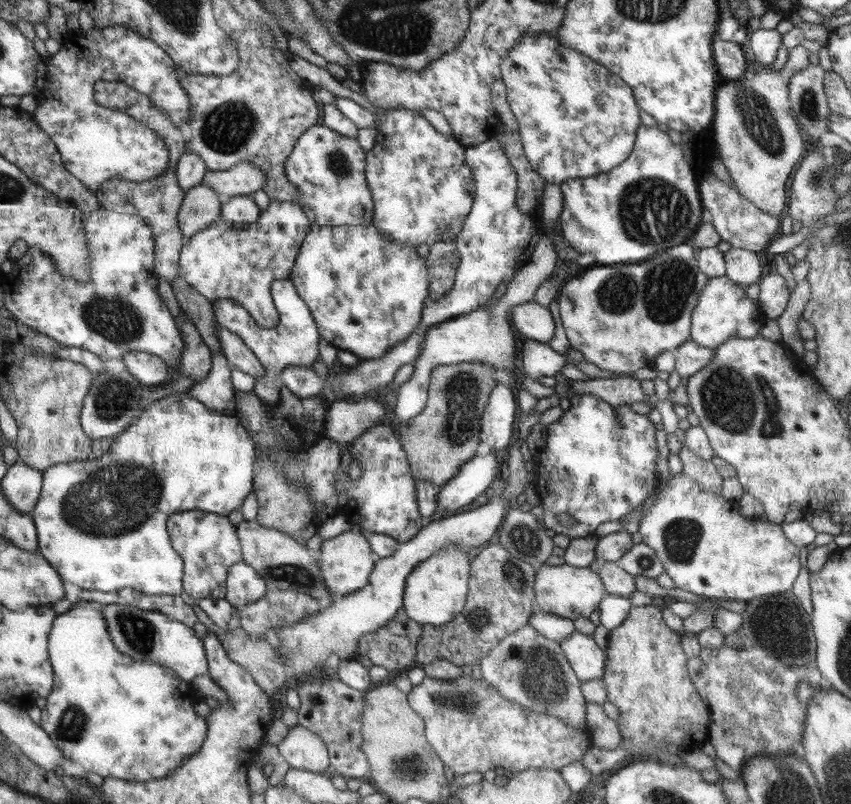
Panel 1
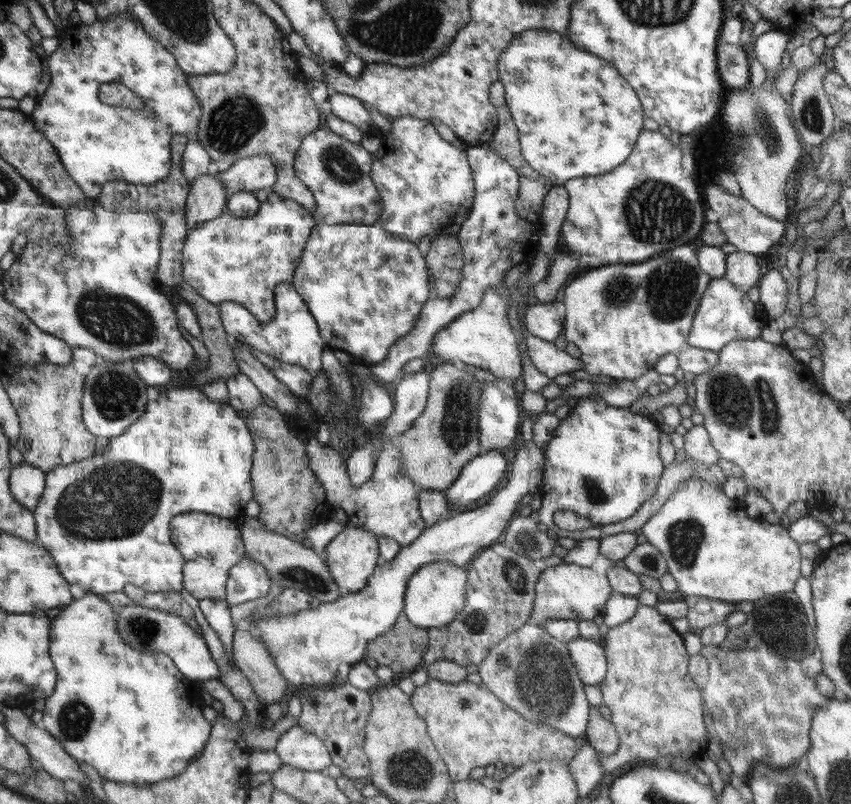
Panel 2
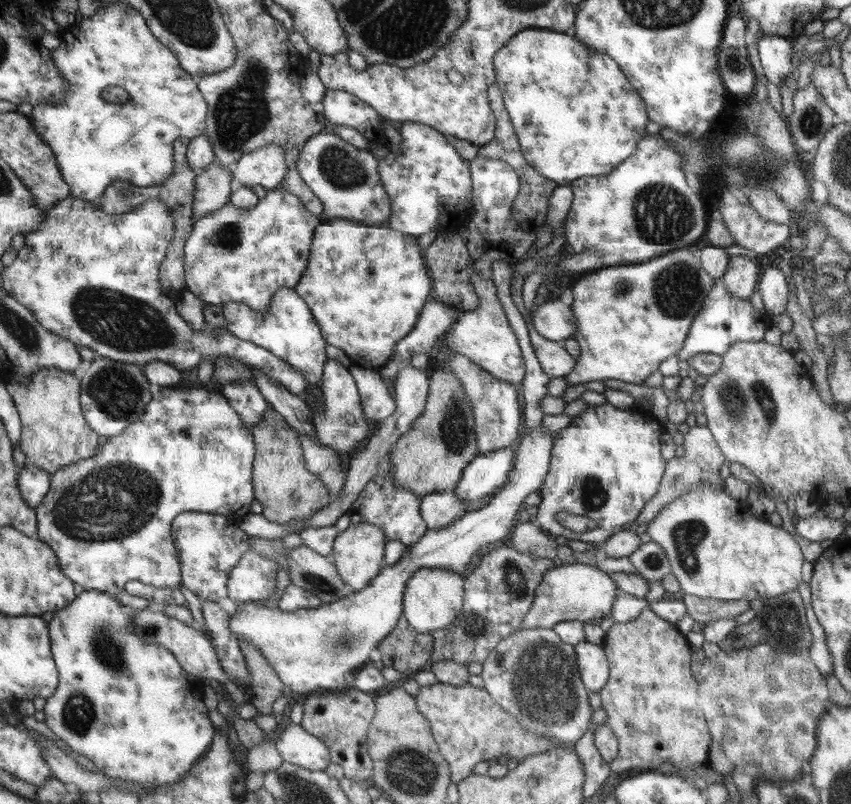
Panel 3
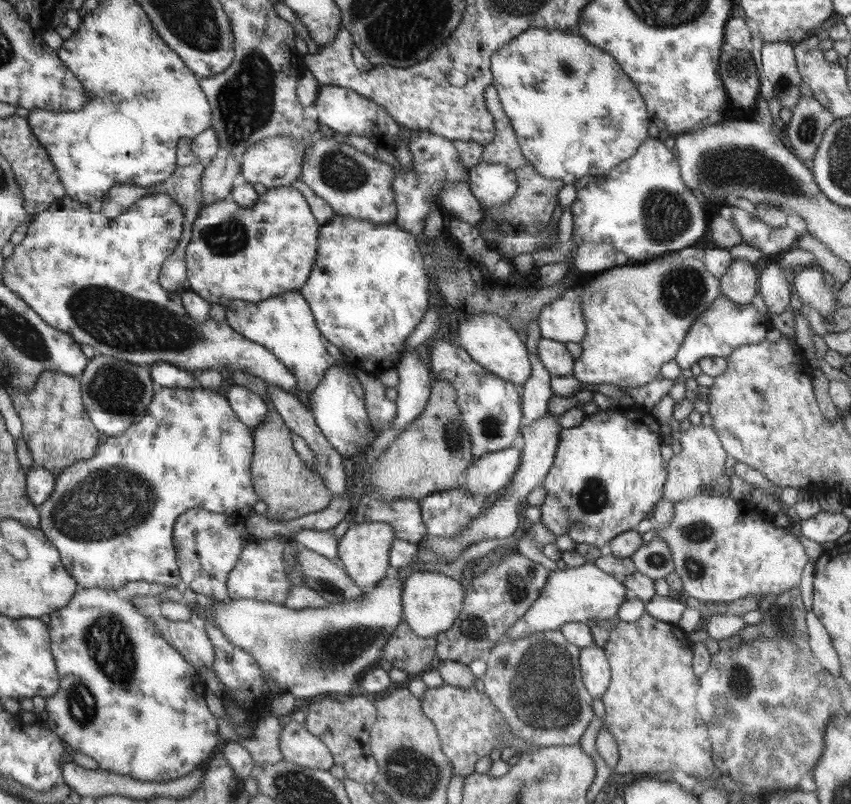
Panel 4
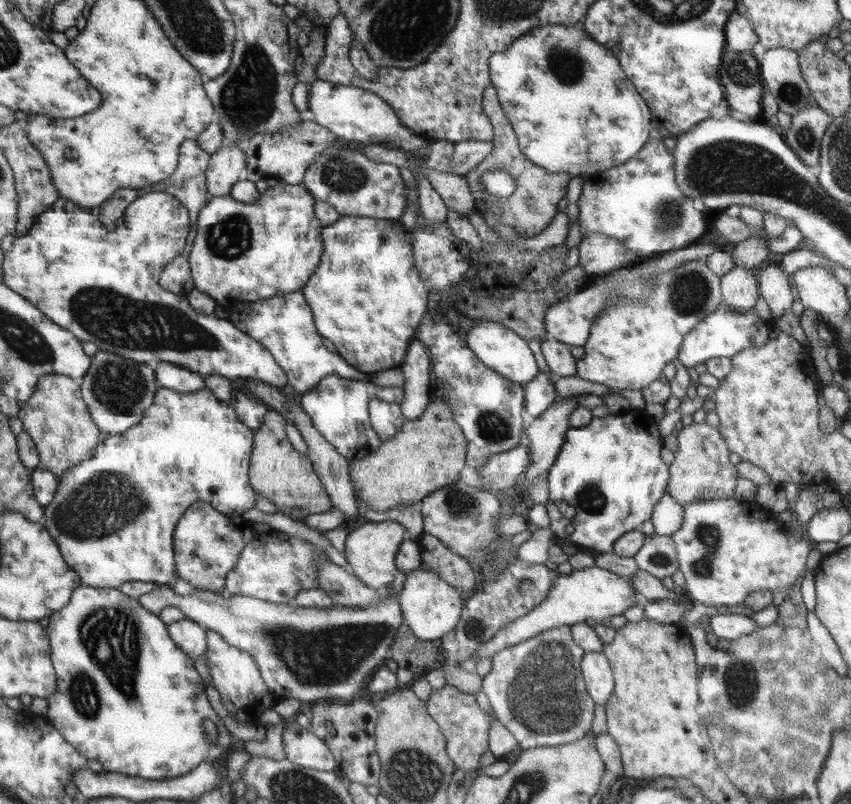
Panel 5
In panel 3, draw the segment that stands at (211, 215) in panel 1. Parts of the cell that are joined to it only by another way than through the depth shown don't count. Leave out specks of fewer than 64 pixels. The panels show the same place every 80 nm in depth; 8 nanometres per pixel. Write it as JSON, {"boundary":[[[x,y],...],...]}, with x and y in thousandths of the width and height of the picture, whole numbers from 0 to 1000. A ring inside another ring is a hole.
{"boundary":[[[256,198],[230,220],[228,274],[240,271],[268,254],[271,236],[273,214],[263,210]]]}

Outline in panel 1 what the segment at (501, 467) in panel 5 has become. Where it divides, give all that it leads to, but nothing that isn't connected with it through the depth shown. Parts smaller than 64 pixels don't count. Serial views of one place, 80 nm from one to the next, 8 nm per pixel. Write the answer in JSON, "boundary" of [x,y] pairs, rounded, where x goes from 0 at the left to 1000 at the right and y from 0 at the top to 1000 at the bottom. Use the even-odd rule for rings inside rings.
{"boundary":[[[578,558],[571,567],[558,567],[548,575],[539,590],[518,604],[515,614],[516,639],[536,637],[569,614],[588,585],[588,573]]]}

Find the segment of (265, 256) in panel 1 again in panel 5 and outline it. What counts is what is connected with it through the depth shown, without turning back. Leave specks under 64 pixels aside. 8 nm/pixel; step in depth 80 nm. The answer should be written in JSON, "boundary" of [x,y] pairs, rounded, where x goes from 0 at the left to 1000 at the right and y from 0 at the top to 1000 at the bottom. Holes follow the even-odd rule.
{"boundary":[[[330,228],[315,233],[298,254],[282,252],[270,243],[247,246],[234,266],[231,290],[221,313],[228,356],[248,368],[256,379],[266,379],[273,371],[301,376],[355,361],[374,335],[382,308],[381,281],[370,266],[370,256],[370,244],[356,229]]]}

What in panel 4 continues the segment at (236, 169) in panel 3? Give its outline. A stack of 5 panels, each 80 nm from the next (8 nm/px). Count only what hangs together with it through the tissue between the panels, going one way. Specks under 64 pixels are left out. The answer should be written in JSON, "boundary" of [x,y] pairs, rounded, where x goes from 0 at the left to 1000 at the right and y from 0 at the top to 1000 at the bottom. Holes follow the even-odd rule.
{"boundary":[[[376,160],[371,165],[360,170],[355,174],[345,174],[342,170],[316,170],[301,177],[301,180],[291,183],[287,188],[283,197],[284,221],[289,228],[294,229],[310,229],[314,235],[327,234],[328,231],[336,231],[341,228],[353,224],[355,219],[355,201],[360,194],[360,187],[369,179],[376,177],[381,172],[381,167]]]}

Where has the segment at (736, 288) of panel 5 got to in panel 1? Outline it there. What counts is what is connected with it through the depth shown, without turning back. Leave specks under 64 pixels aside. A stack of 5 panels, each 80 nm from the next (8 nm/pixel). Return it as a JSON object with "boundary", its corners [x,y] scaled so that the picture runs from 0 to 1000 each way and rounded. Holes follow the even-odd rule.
{"boundary":[[[858,307],[850,317],[854,346],[874,358],[892,352],[897,333],[887,313]]]}

